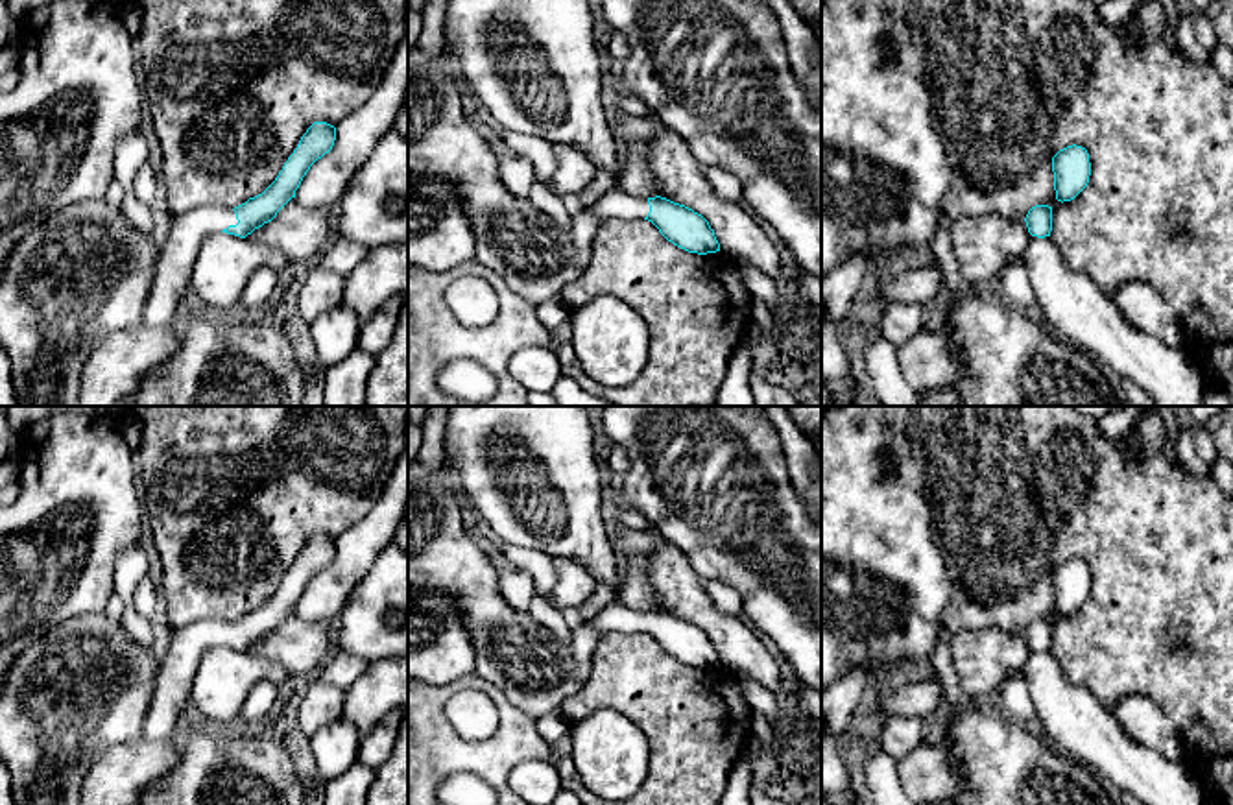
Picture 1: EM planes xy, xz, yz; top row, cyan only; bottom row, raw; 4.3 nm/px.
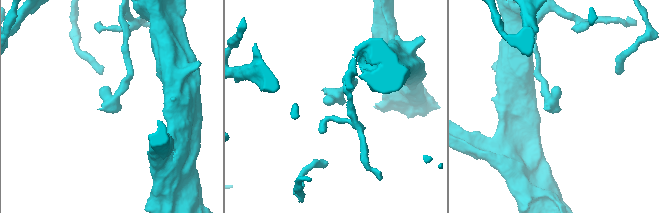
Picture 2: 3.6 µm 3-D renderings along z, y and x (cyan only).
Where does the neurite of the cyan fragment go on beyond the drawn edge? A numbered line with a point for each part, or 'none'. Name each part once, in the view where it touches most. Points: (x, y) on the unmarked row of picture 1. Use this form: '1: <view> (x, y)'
1: xy (187, 645)

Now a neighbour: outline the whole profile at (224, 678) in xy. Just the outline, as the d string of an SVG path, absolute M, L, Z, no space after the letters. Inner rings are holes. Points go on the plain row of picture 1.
M212 646L203 652L190 681L192 702L209 726L221 731L236 731L240 709L249 691L262 679L284 683L288 674L279 663L245 652Z

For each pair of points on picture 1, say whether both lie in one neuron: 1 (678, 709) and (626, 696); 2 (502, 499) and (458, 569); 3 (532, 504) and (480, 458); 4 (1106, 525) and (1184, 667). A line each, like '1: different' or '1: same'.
1: same
2: different
3: same
4: same

